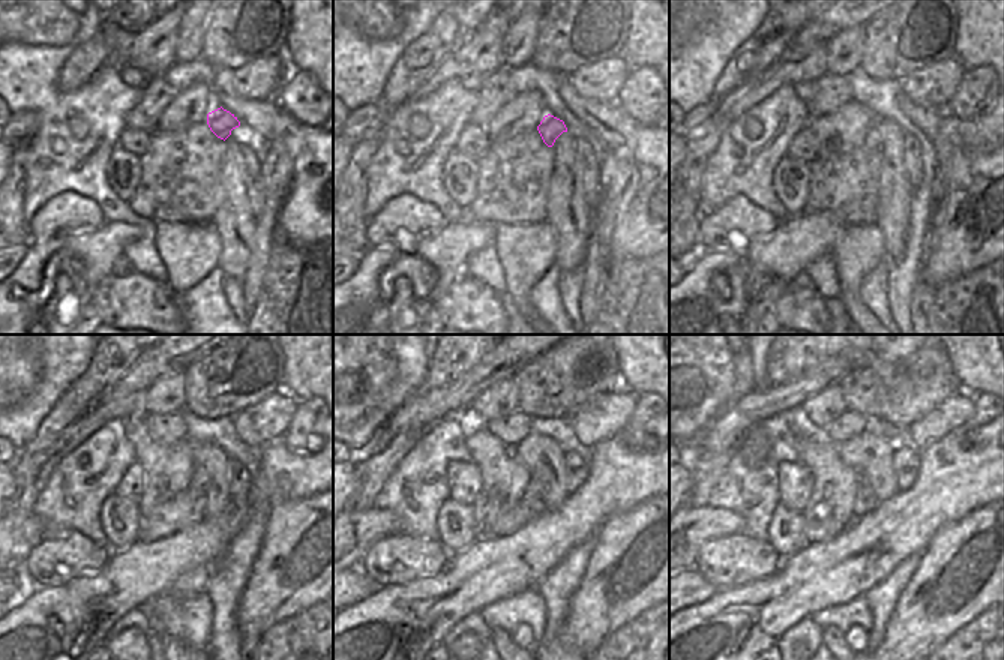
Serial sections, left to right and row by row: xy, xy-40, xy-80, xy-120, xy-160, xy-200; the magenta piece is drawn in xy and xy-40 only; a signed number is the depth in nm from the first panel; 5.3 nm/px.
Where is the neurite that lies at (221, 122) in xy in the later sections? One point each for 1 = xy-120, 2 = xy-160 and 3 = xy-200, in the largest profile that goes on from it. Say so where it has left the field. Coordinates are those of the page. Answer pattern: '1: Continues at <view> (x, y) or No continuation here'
1: Continues at xy-120 (200, 480)
2: Continues at xy-160 (532, 498)
3: Continues at xy-200 (865, 501).

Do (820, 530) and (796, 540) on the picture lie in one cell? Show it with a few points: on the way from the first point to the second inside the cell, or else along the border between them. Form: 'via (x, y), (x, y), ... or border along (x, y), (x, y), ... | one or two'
border along (803, 513), (803, 531), (808, 542) | two

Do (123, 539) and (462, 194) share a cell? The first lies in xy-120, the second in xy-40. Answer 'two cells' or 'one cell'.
one cell

